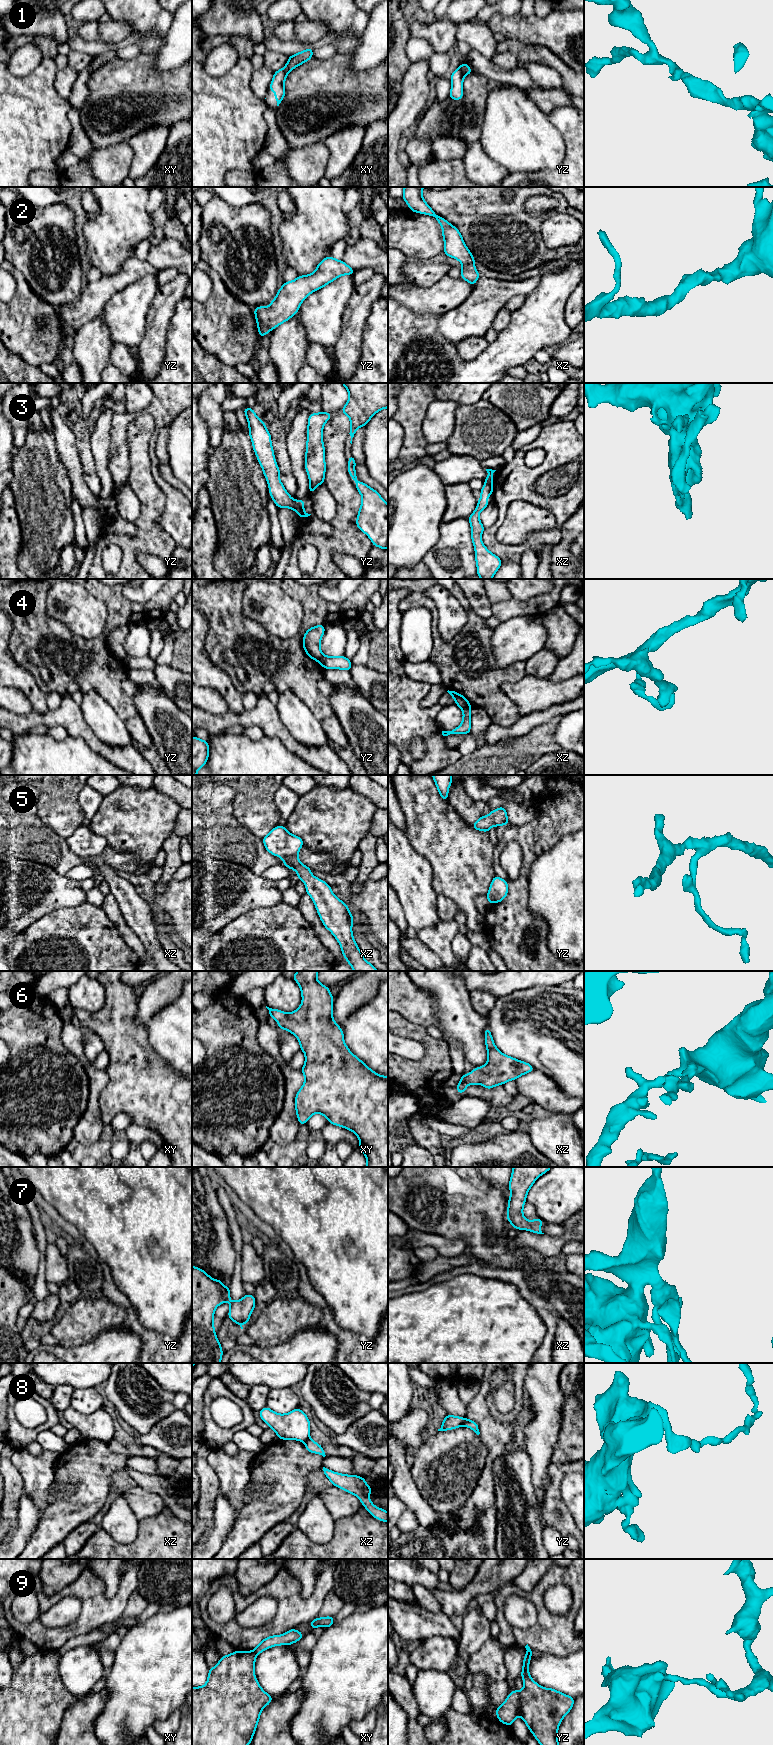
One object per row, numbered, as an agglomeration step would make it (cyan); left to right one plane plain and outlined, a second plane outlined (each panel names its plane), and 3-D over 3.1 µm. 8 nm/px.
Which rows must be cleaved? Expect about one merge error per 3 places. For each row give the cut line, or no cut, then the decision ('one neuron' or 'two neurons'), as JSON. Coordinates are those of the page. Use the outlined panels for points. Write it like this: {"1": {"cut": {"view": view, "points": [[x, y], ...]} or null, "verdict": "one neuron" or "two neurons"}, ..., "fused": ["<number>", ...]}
{"1": {"cut": null, "verdict": "one neuron"}, "2": {"cut": null, "verdict": "one neuron"}, "3": {"cut": {"view": "yz", "points": [[295, 502], [292, 508]]}, "verdict": "two neurons"}, "4": {"cut": {"view": "xz", "points": [[469, 707], [462, 709]]}, "verdict": "two neurons"}, "5": {"cut": null, "verdict": "one neuron"}, "6": {"cut": null, "verdict": "one neuron"}, "7": {"cut": null, "verdict": "one neuron"}, "8": {"cut": {"view": "yz", "points": [[465, 1418], [463, 1425]]}, "verdict": "two neurons"}, "9": {"cut": {"view": "xy", "points": [[253, 1651], [256, 1655]]}, "verdict": "two neurons"}, "fused": ["3", "4", "8", "9"]}

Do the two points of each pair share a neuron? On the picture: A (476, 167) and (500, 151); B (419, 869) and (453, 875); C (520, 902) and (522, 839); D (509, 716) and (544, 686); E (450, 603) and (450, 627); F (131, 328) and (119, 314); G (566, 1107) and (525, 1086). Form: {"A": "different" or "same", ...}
{"A": "different", "B": "different", "C": "same", "D": "different", "E": "same", "F": "same", "G": "same"}

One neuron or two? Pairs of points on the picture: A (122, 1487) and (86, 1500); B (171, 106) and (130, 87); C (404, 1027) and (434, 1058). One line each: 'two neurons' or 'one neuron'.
A: two neurons
B: one neuron
C: one neuron

